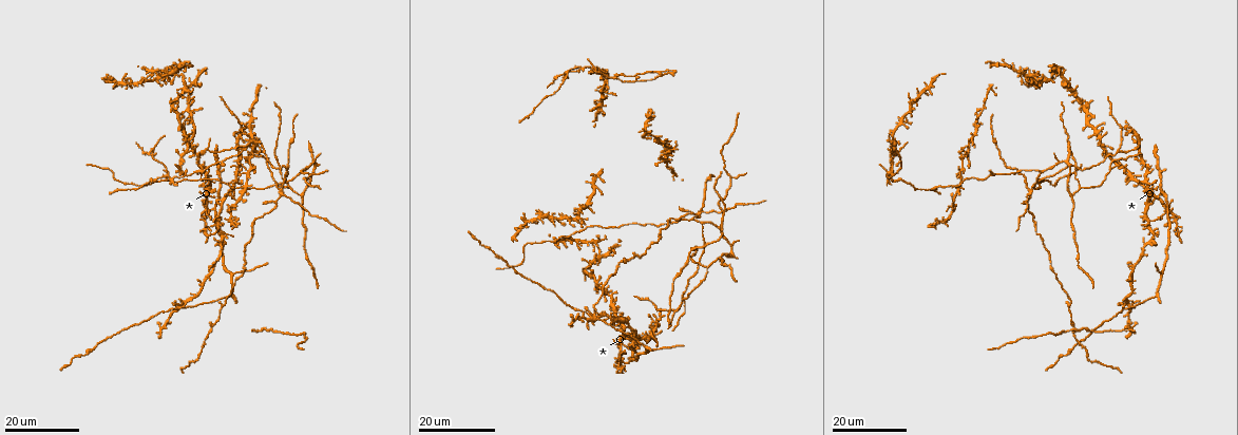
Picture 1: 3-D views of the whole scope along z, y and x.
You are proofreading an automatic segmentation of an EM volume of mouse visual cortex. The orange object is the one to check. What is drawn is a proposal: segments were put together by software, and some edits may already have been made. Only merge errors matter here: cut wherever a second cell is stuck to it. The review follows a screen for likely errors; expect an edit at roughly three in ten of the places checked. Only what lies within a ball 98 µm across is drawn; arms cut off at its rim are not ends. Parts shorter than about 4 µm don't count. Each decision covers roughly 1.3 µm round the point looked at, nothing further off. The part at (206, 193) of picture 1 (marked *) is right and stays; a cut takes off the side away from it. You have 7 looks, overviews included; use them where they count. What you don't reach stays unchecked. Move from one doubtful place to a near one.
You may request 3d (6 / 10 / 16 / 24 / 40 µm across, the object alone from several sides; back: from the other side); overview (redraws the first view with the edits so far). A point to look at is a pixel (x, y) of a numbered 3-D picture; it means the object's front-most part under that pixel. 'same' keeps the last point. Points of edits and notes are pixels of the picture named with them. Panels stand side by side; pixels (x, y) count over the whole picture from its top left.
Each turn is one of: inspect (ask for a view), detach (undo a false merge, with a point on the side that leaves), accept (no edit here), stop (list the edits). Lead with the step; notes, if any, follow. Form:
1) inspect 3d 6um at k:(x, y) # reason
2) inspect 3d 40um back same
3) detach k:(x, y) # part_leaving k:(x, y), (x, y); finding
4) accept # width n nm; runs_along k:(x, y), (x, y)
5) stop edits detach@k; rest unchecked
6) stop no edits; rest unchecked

inspect 3d 16um at 1:(280, 167) # four arms meet

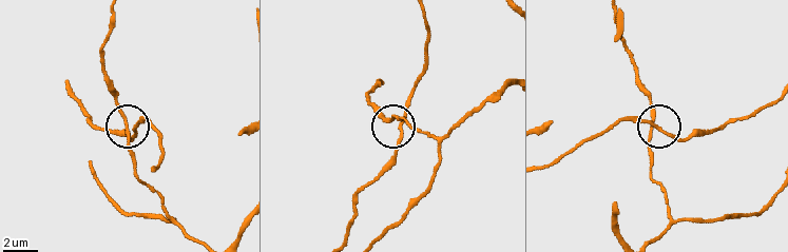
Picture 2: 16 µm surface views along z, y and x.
inspect 3d 10um at 2:(128, 130) # zoom in

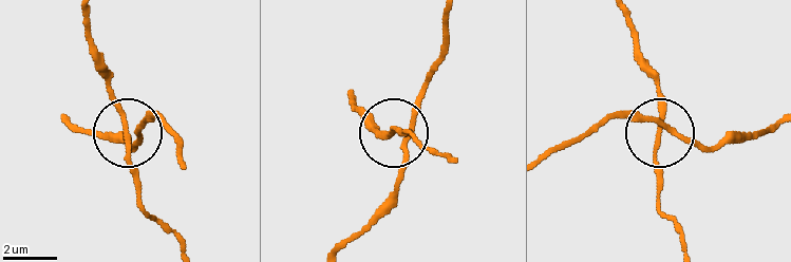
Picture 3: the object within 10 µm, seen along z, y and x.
inspect 3d 6um at 3:(658, 132) # closer look

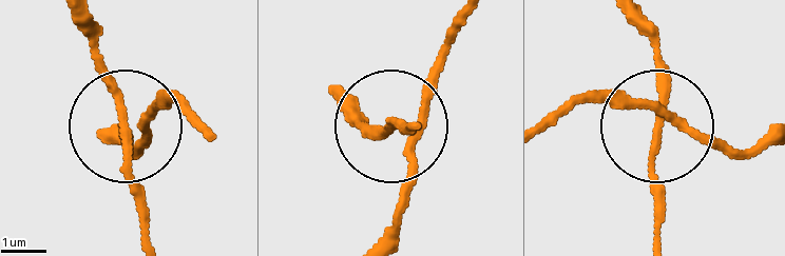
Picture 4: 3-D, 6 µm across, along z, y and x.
accept # side_arm 22 um; runs_along 4:(767, 135), (722, 150), (654, 123), (654, 28); continuous, no second cell

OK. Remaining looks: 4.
inspect 3d 16um at 1:(706, 269)

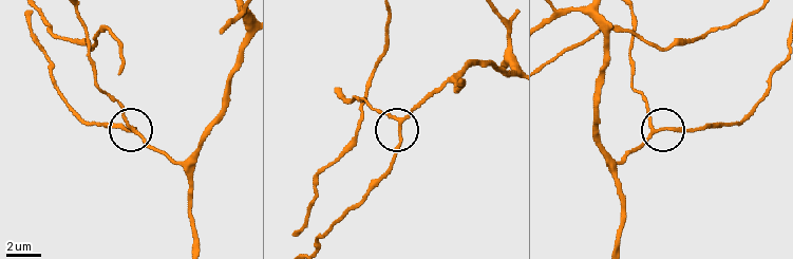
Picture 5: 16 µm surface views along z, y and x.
inspect 3d 6um at 5:(133, 130)

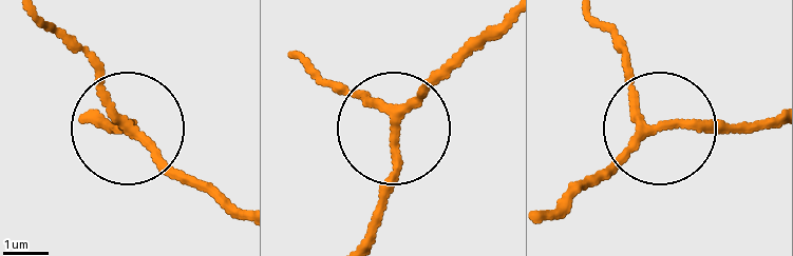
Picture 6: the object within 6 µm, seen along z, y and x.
accept # arms 3; runs_along 6:(296, 56), (391, 119), (394, 176), (372, 240); one cell here

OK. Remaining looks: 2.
inspect 3d 24um at 1:(732, 175) # three-way junction

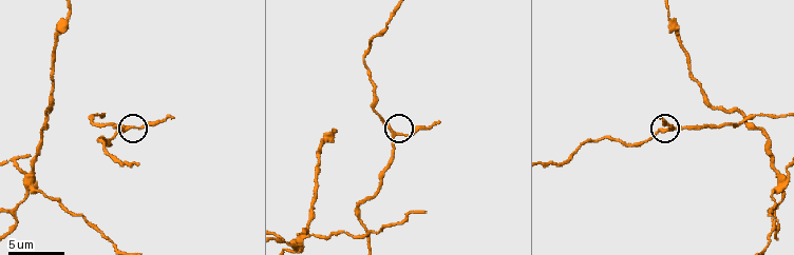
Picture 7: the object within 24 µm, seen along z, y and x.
inspect 3d 6um at 7:(396, 132) # closer look

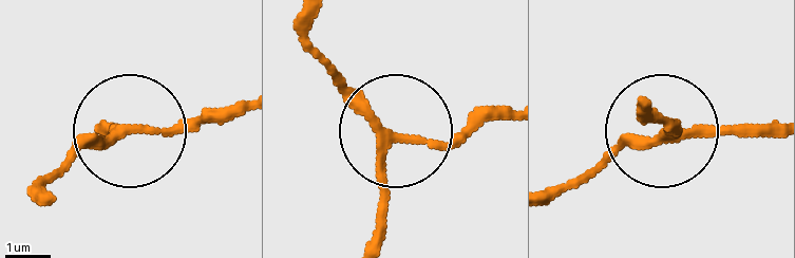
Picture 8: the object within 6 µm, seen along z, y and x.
accept # arms 3; all the same cell

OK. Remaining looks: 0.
stop no edits; rest unchecked

